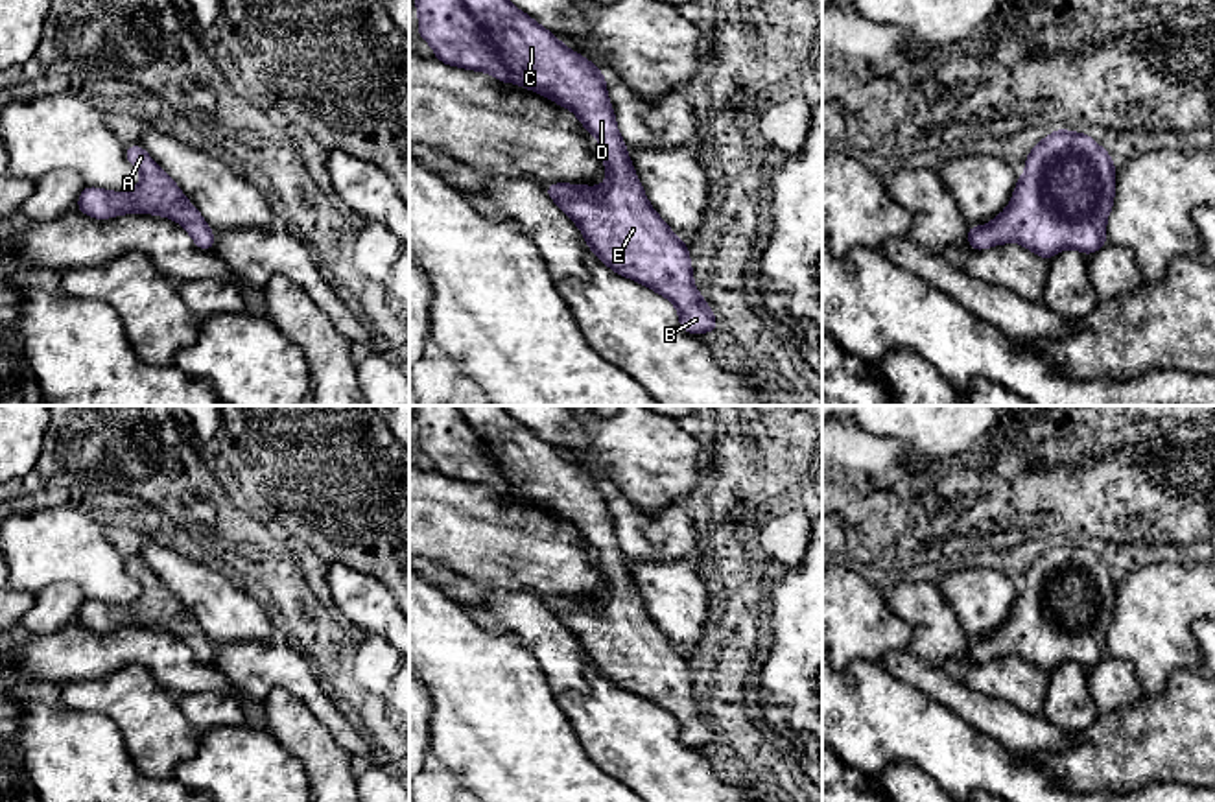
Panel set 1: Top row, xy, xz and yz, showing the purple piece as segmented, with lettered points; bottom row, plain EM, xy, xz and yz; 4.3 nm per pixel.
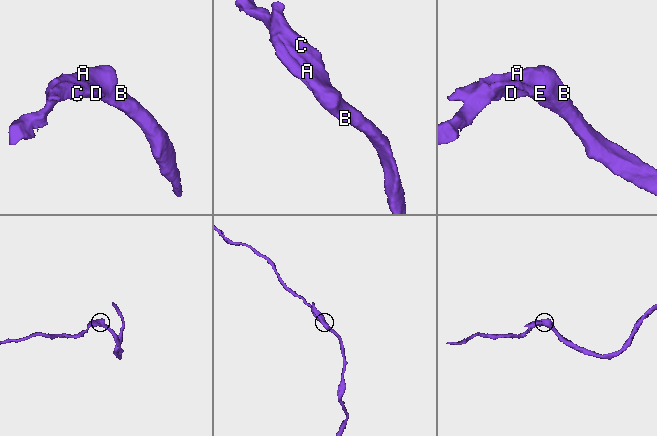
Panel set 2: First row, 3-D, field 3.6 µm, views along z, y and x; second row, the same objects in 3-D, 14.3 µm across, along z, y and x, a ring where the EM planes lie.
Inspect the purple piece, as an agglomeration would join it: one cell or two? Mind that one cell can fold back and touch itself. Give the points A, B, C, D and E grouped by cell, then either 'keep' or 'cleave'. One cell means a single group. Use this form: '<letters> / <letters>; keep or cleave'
A B C D E; keep

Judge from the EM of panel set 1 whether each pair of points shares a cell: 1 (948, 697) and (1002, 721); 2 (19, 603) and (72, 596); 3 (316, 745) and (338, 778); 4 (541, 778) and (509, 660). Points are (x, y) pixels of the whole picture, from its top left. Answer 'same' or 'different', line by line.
1: same
2: different
3: same
4: same

